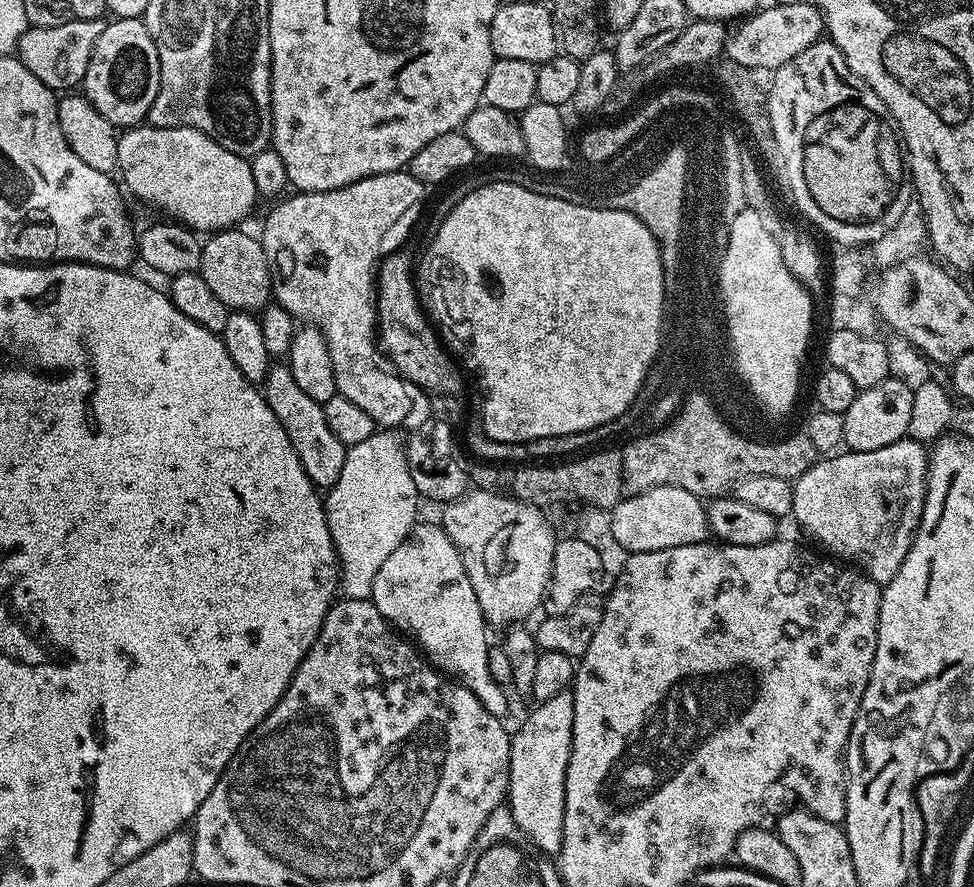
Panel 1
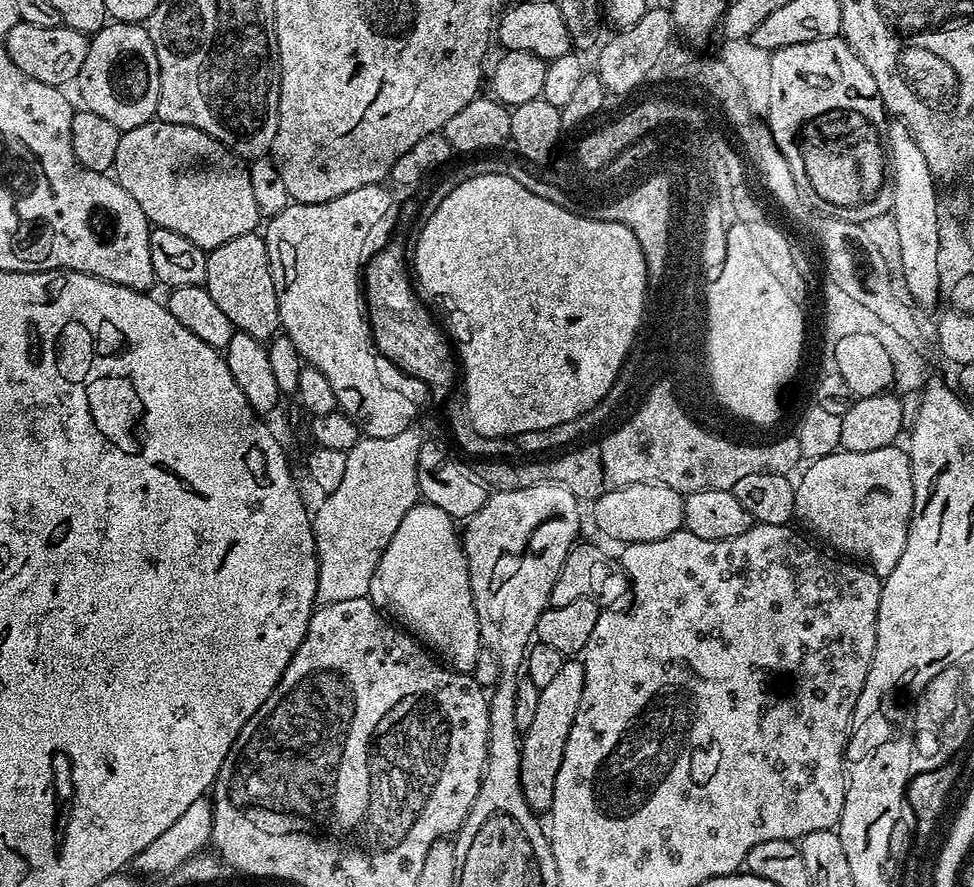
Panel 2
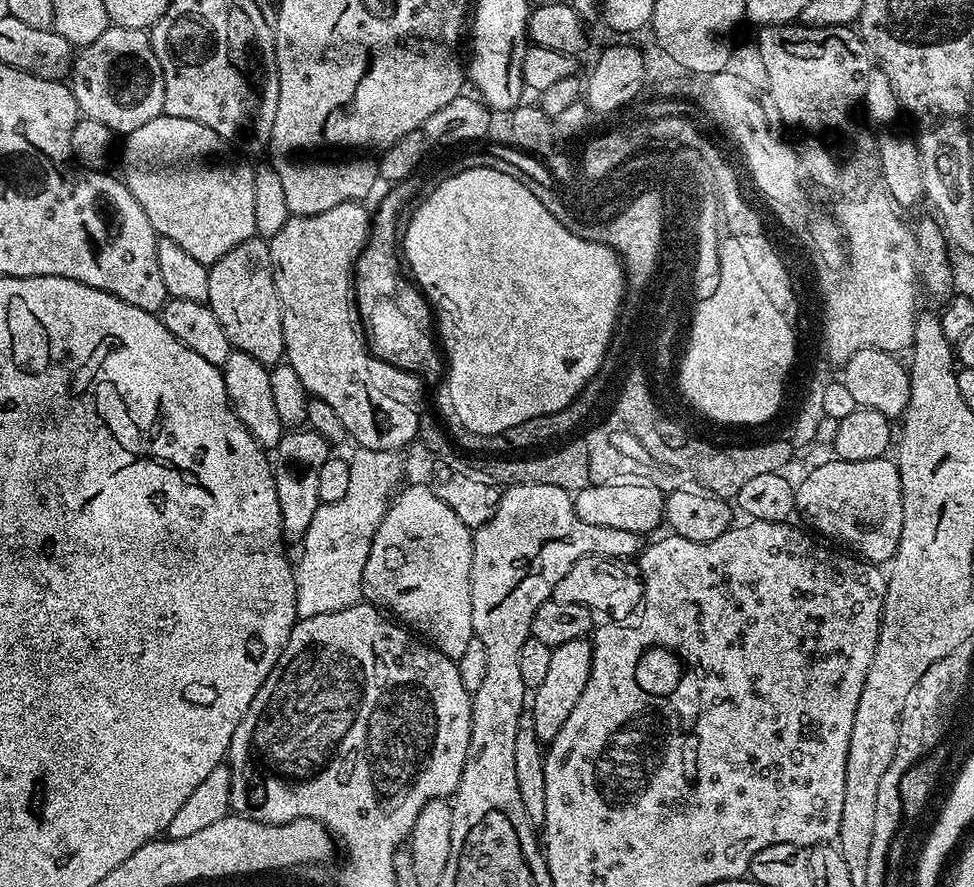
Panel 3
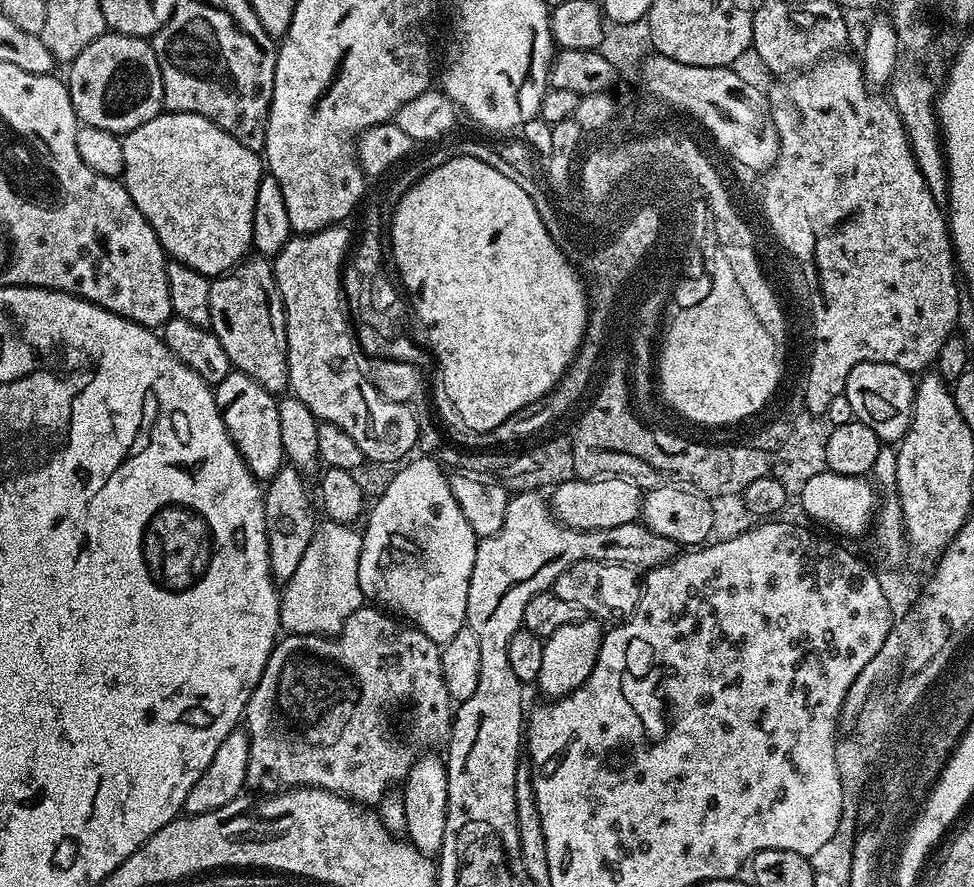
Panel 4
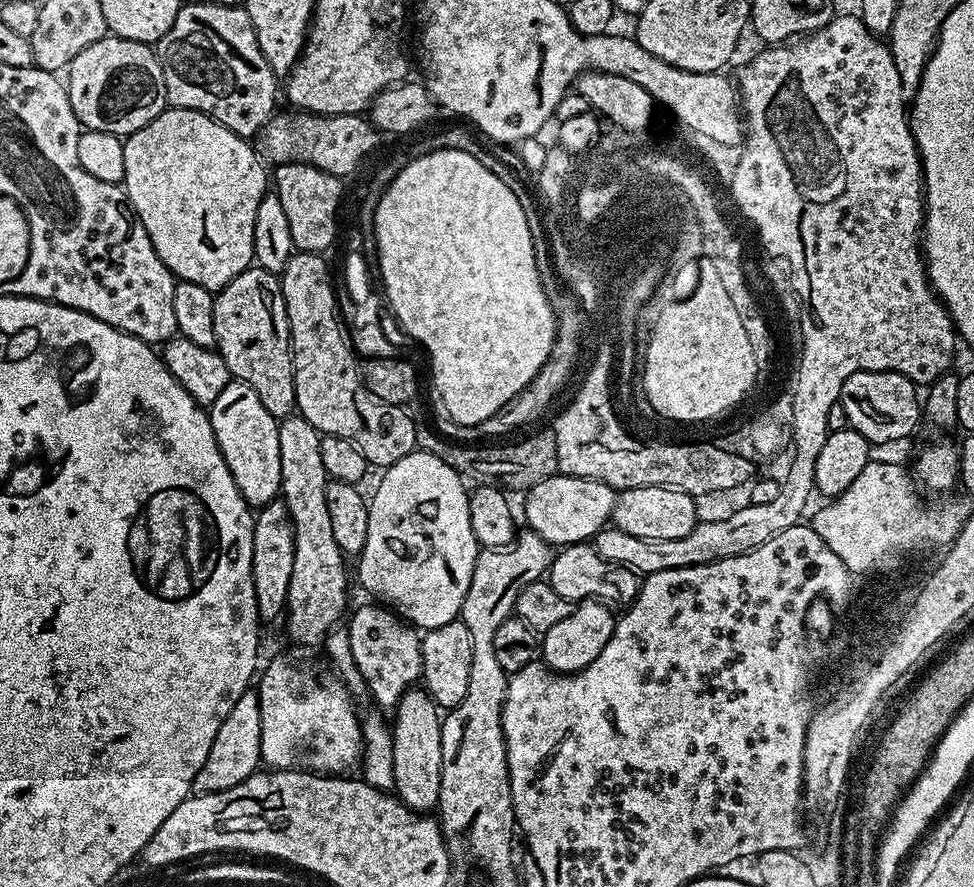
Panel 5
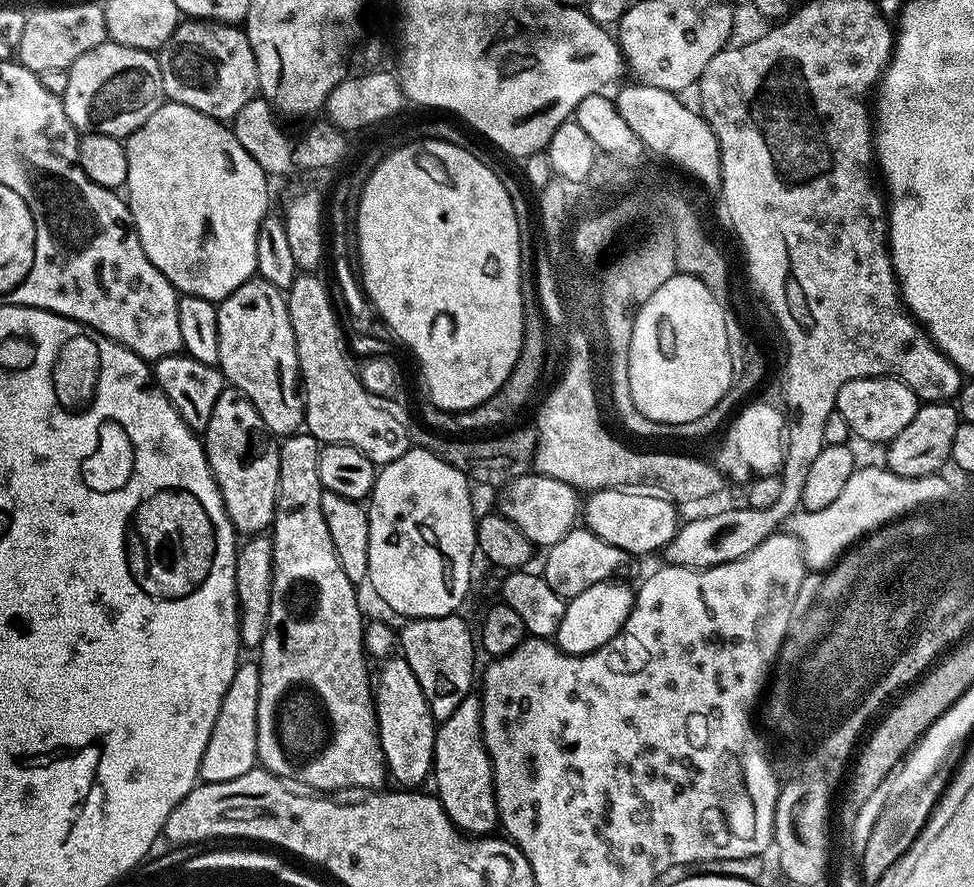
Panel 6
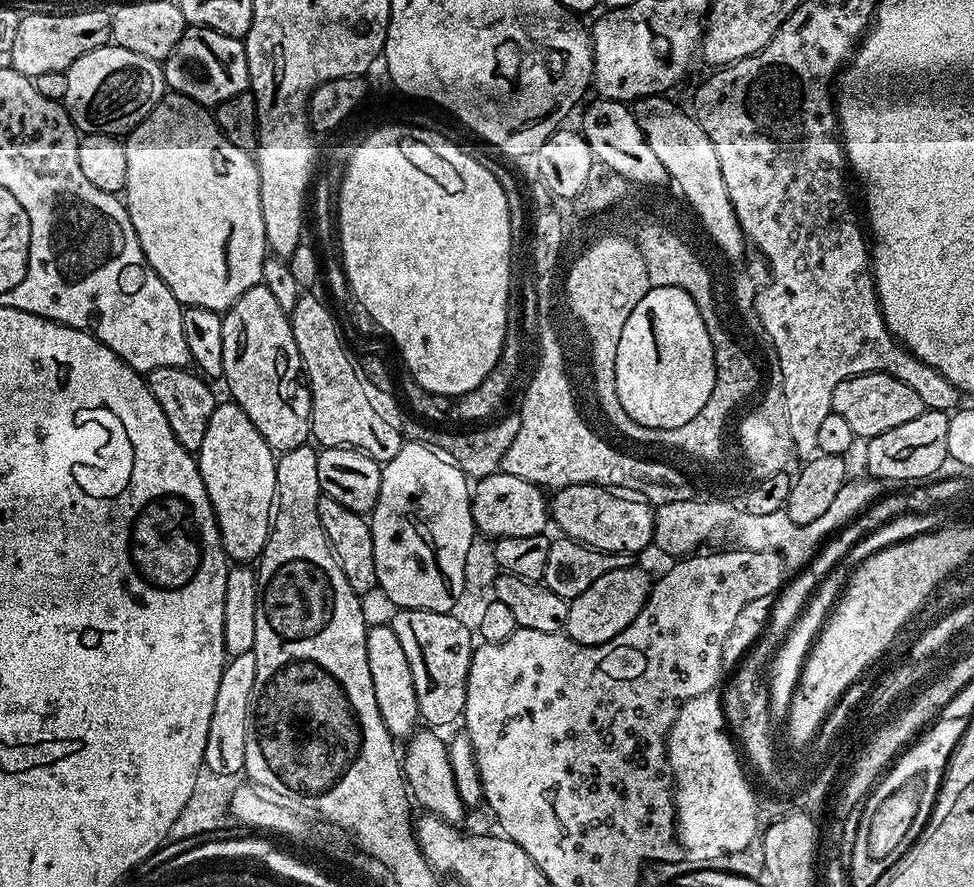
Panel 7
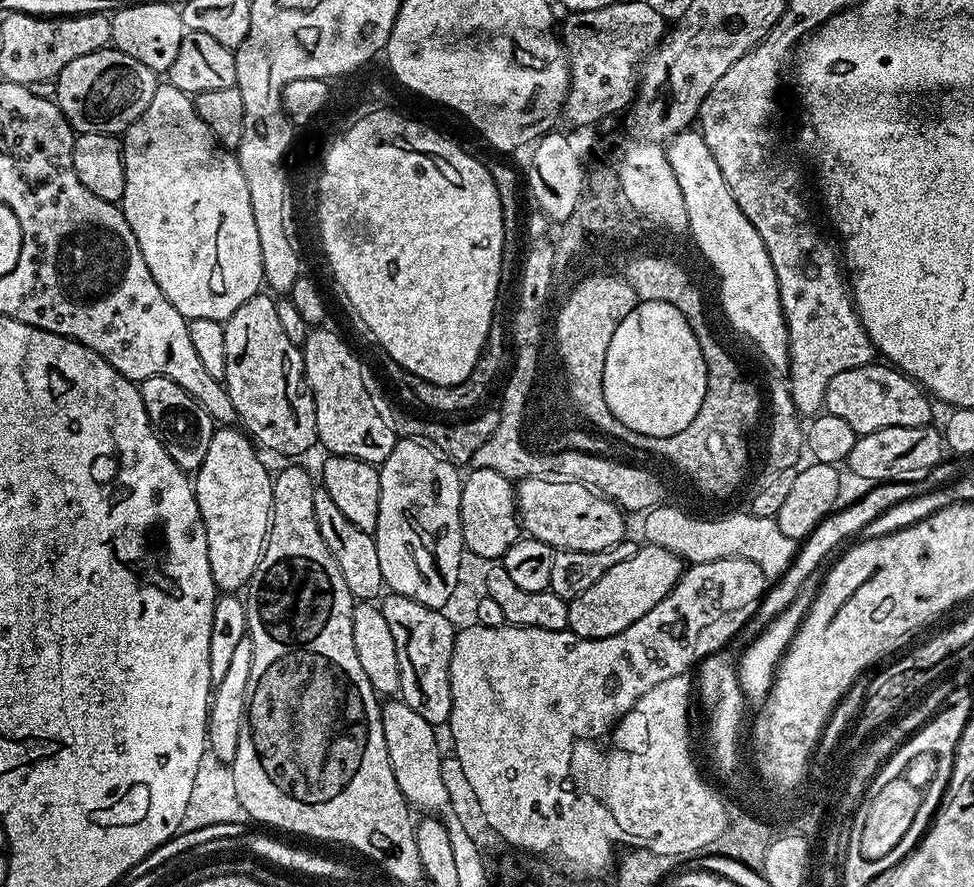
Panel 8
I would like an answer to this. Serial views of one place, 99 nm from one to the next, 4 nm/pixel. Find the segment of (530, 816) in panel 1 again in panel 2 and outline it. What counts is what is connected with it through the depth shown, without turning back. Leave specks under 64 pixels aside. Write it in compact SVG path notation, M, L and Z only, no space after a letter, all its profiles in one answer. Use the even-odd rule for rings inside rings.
M576 658L565 659L562 670L558 670L547 686L540 688L538 707L530 721L530 730L523 733L520 742L520 785L526 802L537 814L547 813L554 802L554 778L558 778L558 766L562 766L562 750L566 750L566 738L570 738L570 726L574 726L574 714L578 714L578 702L582 702L585 682L583 663Z

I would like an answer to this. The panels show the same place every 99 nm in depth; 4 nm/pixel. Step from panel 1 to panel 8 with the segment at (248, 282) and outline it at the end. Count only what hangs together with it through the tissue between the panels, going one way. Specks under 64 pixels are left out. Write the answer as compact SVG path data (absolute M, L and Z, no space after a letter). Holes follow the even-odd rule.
M257 294L250 297L230 319L223 321L226 330L226 374L222 381L230 394L230 402L234 402L234 410L242 425L243 431L261 449L269 448L280 456L300 458L303 452L317 447L316 407L312 391L304 378L304 358L297 341L286 338L282 326L278 322L276 300L271 295Z

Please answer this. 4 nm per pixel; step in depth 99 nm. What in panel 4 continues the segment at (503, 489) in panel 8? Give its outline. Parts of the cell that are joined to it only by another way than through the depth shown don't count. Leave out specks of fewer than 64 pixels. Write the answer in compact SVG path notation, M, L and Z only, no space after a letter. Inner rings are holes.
M606 476L598 480L581 480L557 484L550 492L550 507L558 520L566 526L578 530L606 530L610 526L622 526L625 522L640 520L642 489L633 480L623 480L621 476Z

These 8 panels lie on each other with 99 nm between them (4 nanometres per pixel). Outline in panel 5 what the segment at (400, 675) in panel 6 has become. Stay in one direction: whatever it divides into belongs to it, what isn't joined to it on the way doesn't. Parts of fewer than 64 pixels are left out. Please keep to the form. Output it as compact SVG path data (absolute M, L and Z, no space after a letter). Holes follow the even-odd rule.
M420 686L409 687L394 709L395 718L391 721L392 741L394 742L394 792L406 807L413 812L428 814L439 805L442 786L442 712L432 701L427 691Z

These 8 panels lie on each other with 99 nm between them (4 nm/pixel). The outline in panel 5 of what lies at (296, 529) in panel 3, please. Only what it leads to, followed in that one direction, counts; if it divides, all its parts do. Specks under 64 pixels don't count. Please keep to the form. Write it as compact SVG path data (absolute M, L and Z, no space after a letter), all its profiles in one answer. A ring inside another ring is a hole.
M283 499L271 500L255 513L254 554L252 573L254 574L254 598L258 598L258 614L261 621L276 620L285 615L290 590L290 574L294 574L294 530L292 519Z

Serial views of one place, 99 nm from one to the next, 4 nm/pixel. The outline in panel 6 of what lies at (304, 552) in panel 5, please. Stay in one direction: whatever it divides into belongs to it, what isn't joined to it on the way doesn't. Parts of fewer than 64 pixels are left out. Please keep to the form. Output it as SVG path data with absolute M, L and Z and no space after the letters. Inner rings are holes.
M301 430L285 439L279 445L280 449L280 469L278 470L278 490L276 491L276 514L272 517L270 525L270 535L272 538L272 549L274 550L274 570L272 571L272 593L270 594L270 618L266 622L266 638L262 638L258 649L258 663L260 673L262 674L262 690L258 690L258 754L256 755L259 767L264 768L270 774L279 776L285 782L291 782L293 785L299 786L304 790L311 790L316 794L340 794L343 788L364 788L360 790L376 790L381 787L380 784L386 780L386 769L384 766L384 755L382 754L382 746L380 745L380 735L376 729L376 710L374 707L374 684L368 680L368 664L370 665L369 657L364 651L364 630L366 627L366 619L360 613L360 600L356 597L358 592L357 585L350 582L350 578L346 578L346 573L342 571L342 565L338 563L338 554L334 554L334 542L330 542L330 530L326 530L326 518L322 518L322 494L325 492L320 479L318 478L318 458L320 457L320 449L322 445L319 440L308 435L307 431Z

